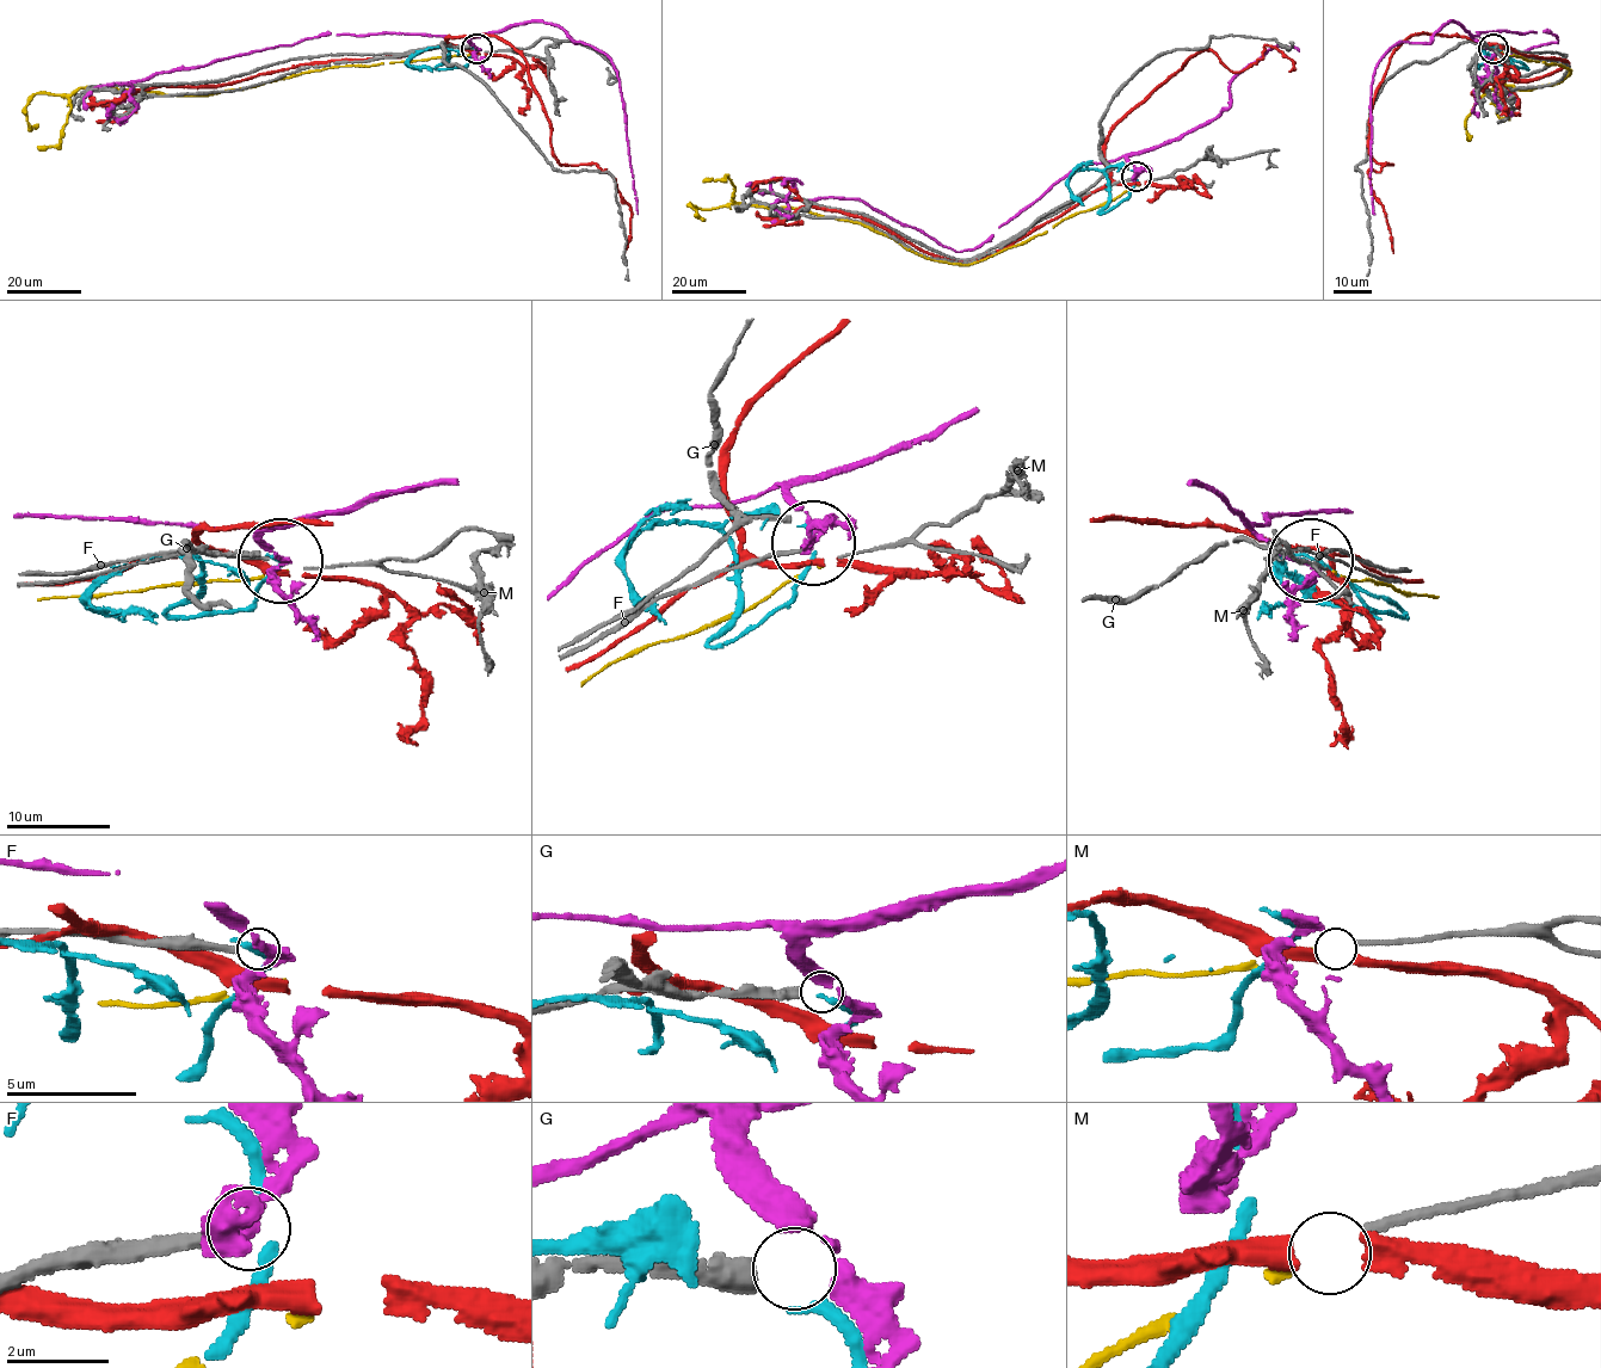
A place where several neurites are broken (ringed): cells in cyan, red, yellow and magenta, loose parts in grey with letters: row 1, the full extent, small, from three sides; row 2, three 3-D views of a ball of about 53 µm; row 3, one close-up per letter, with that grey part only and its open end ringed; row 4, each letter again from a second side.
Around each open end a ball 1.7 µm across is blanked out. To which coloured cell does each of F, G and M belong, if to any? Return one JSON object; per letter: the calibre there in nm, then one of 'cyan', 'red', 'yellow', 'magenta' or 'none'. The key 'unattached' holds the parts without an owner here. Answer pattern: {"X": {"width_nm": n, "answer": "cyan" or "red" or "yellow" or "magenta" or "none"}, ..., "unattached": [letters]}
{"F": {"width_nm": 240, "answer": "none"}, "G": {"width_nm": 480, "answer": "none"}, "M": {"width_nm": 190, "answer": "yellow"}, "unattached": ["F", "G"]}

